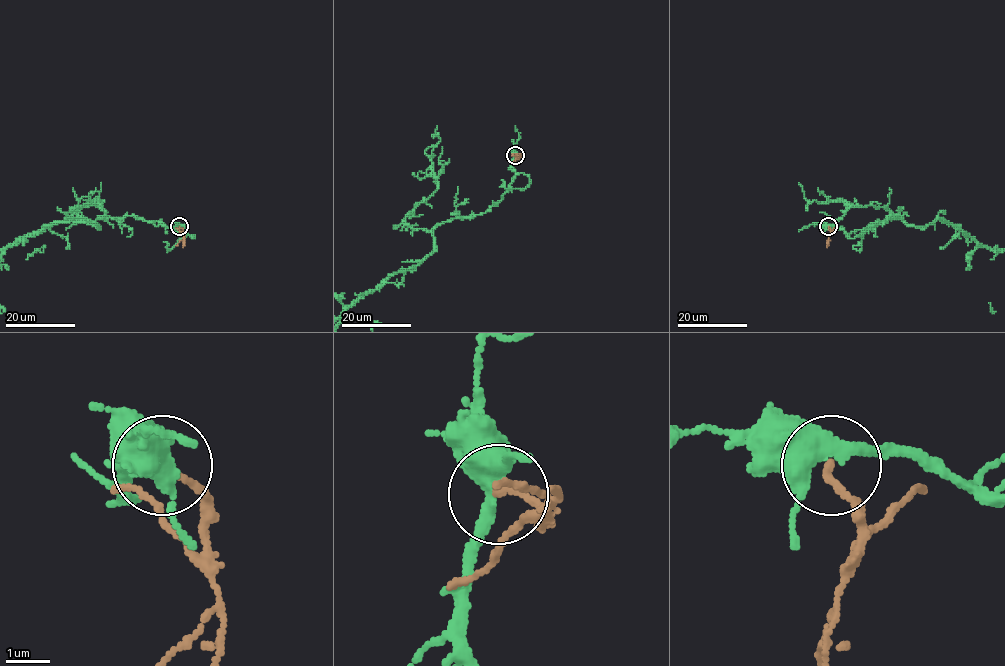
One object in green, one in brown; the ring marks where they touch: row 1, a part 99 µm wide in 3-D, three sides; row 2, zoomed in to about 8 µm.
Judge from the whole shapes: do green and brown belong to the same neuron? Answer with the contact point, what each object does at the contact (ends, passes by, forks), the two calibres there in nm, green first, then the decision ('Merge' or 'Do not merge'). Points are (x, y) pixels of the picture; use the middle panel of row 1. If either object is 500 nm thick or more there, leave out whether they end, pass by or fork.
Place: (515, 155). At the ring green passes by. At the ring brown ends. Thickness 440 nm (green) against 160 nm. Do not merge

